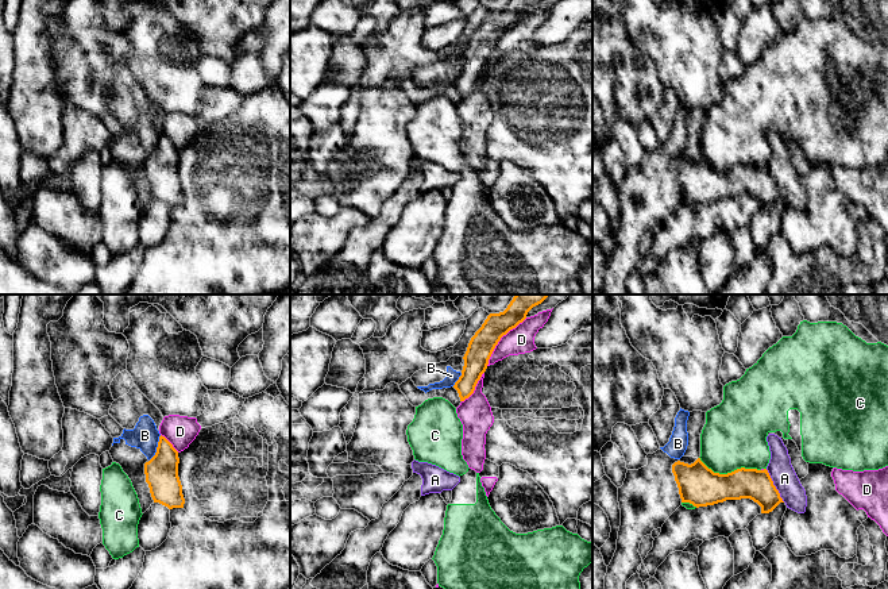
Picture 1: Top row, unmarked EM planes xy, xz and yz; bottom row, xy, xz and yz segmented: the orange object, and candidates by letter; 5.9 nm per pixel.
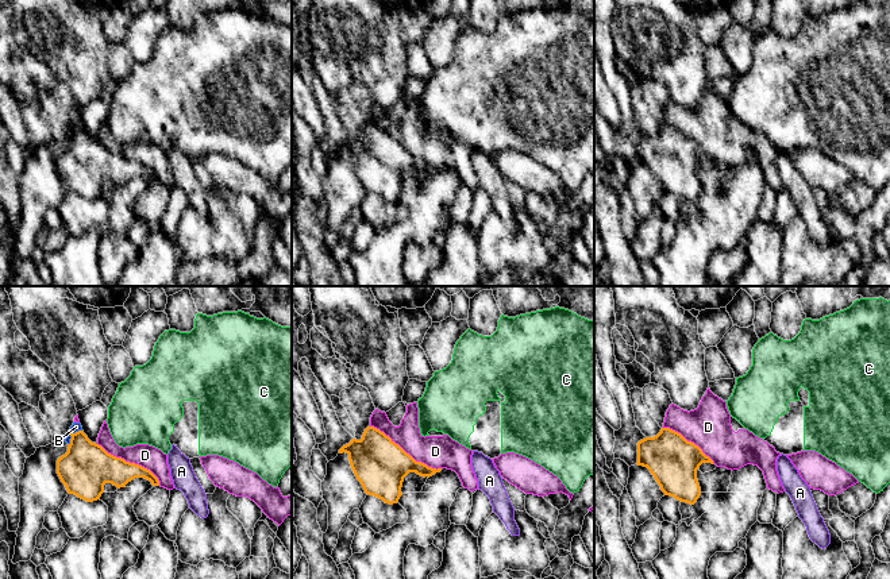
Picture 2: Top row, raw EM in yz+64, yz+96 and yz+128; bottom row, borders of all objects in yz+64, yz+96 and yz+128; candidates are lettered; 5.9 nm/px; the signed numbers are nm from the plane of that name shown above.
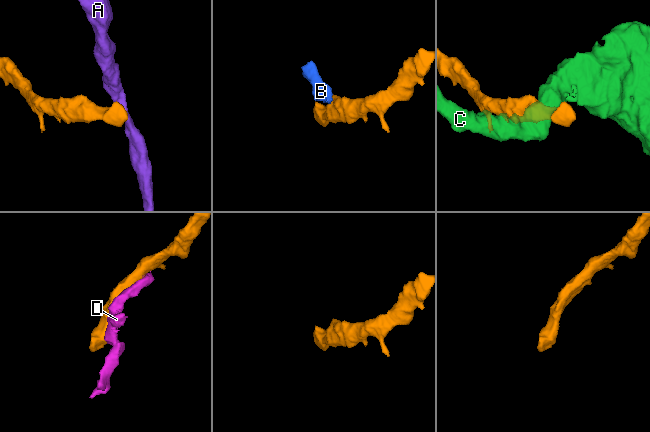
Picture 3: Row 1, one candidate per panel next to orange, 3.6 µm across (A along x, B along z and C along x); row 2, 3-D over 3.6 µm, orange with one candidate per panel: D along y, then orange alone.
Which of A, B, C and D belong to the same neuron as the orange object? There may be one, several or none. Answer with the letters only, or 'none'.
none

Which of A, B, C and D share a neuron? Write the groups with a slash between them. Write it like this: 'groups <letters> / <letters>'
groups A / B / C / D

